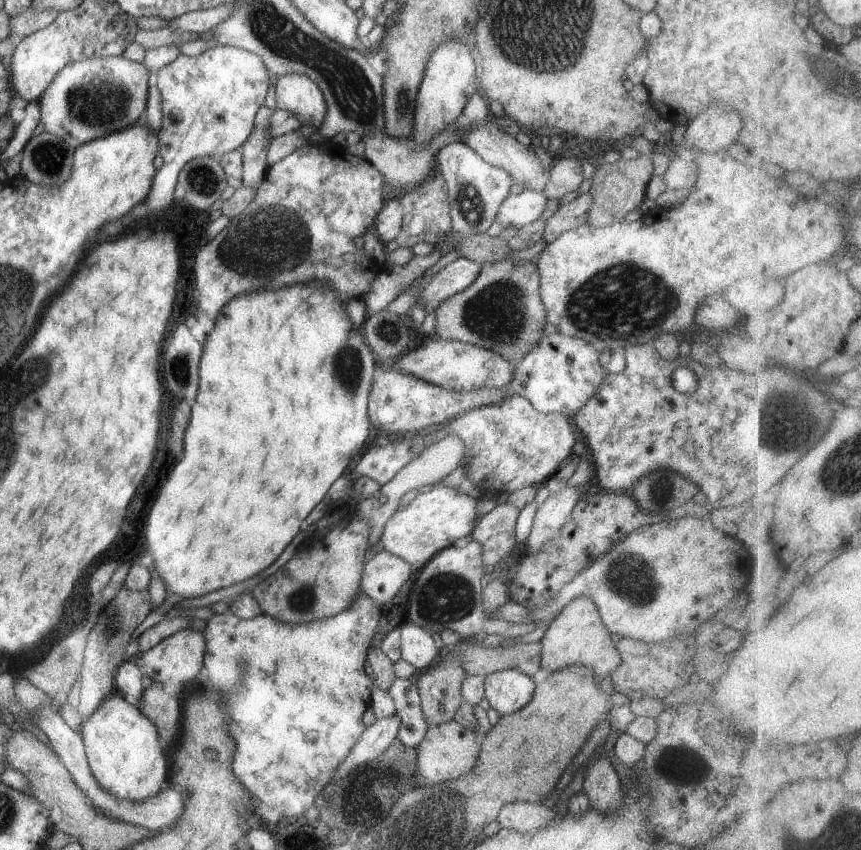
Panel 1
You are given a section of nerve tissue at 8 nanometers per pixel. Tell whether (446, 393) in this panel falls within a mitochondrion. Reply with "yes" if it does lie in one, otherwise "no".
no

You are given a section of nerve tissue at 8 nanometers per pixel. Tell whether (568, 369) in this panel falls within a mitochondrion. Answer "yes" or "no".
no

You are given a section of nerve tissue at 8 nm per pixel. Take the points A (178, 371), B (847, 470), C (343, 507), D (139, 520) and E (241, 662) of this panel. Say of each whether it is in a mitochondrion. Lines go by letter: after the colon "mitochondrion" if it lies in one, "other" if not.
A: mitochondrion
B: mitochondrion
C: other
D: other
E: mitochondrion

